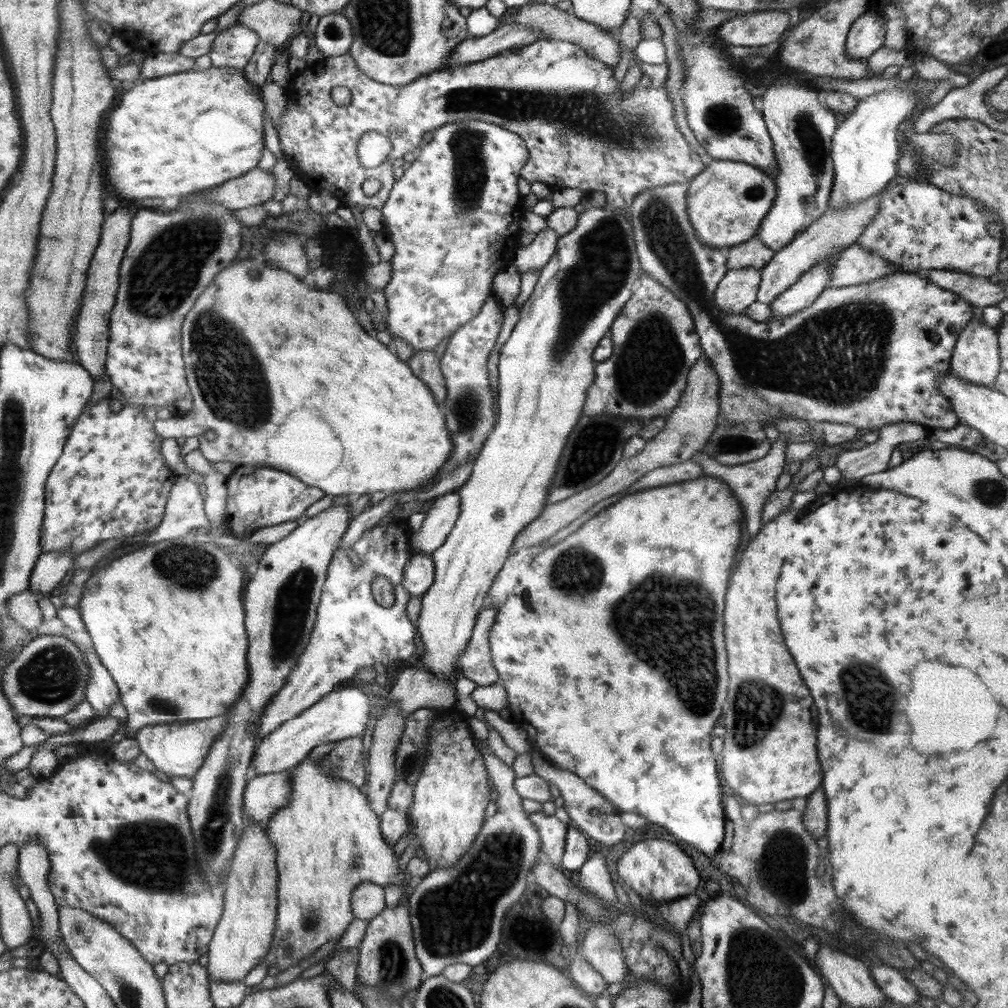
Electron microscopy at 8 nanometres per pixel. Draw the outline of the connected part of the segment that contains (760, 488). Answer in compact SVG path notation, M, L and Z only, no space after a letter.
M780 432L778 439L771 444L771 449L762 458L738 465L728 466L720 464L714 457L710 458L710 456L701 451L691 458L692 461L701 466L704 475L717 477L722 482L725 482L736 495L736 498L740 501L741 507L744 508L746 534L748 534L748 538L754 538L761 531L763 525L761 519L763 506L766 504L768 497L776 490L776 480L778 480L778 476L786 469L786 439L790 436L791 434L789 434L789 432Z

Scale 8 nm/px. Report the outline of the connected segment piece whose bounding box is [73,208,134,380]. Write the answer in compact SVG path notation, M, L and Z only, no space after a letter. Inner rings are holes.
M118 208L110 216L103 218L99 245L96 247L85 279L83 301L75 323L73 344L76 346L77 362L90 373L94 380L100 380L100 377L105 374L109 320L115 305L121 260L124 258L130 240L132 216L134 214L128 208Z

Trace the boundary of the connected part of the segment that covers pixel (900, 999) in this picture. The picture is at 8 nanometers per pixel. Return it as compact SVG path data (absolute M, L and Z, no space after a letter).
M889 964L869 967L872 978L888 999L902 1006L916 1005L922 994L898 968Z

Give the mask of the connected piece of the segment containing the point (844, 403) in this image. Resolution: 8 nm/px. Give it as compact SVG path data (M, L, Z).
M683 182L682 184L665 184L664 186L655 186L654 188L643 190L643 192L634 197L632 205L630 205L628 212L625 212L625 214L633 226L636 254L638 255L642 270L658 282L661 282L670 292L673 292L674 296L677 296L686 305L686 308L688 308L690 314L693 316L695 331L699 336L702 354L708 357L714 372L716 372L721 382L719 395L721 410L720 424L722 426L737 427L738 425L744 426L747 422L769 422L770 419L779 417L780 415L788 415L789 417L799 418L803 421L814 420L814 422L821 423L824 421L848 423L857 429L868 428L871 430L877 430L884 425L888 426L895 422L904 422L905 420L917 422L930 431L936 429L948 430L949 428L954 428L959 423L959 418L951 402L939 389L937 378L941 374L949 372L952 351L954 351L959 334L974 317L973 306L969 302L962 300L959 294L954 294L949 290L944 290L932 284L924 274L894 271L892 274L884 275L882 278L866 284L841 286L840 288L826 287L822 291L822 294L819 294L818 298L808 308L786 318L771 318L766 322L756 322L743 313L728 314L720 310L714 303L714 293L717 284L728 271L726 257L718 249L709 247L697 237L696 231L686 214L686 195L688 189L689 183Z

